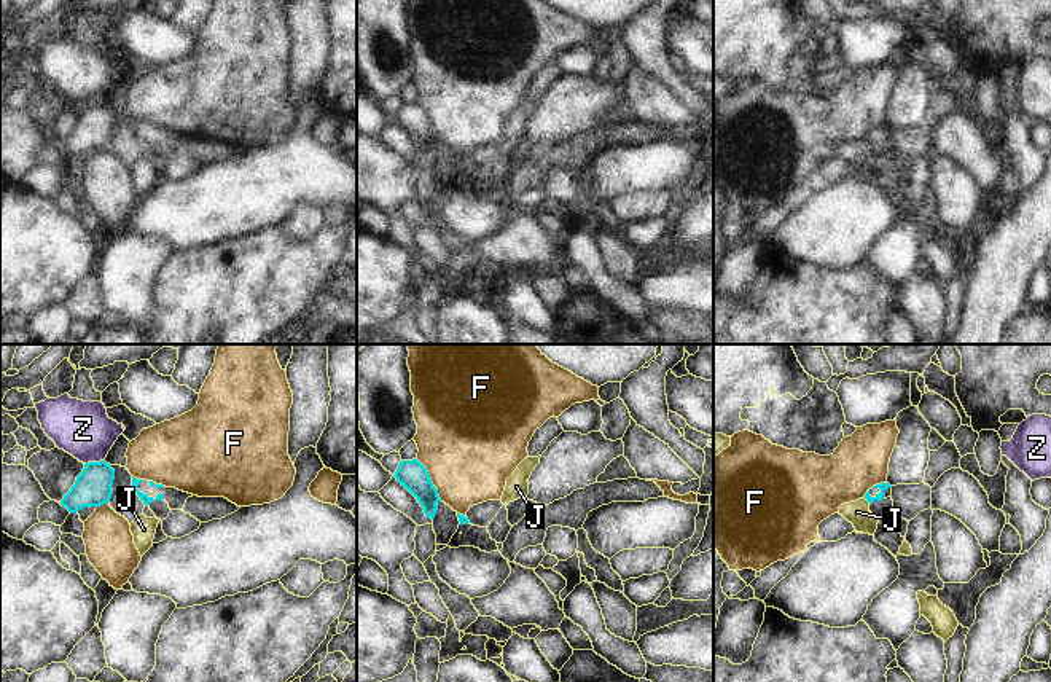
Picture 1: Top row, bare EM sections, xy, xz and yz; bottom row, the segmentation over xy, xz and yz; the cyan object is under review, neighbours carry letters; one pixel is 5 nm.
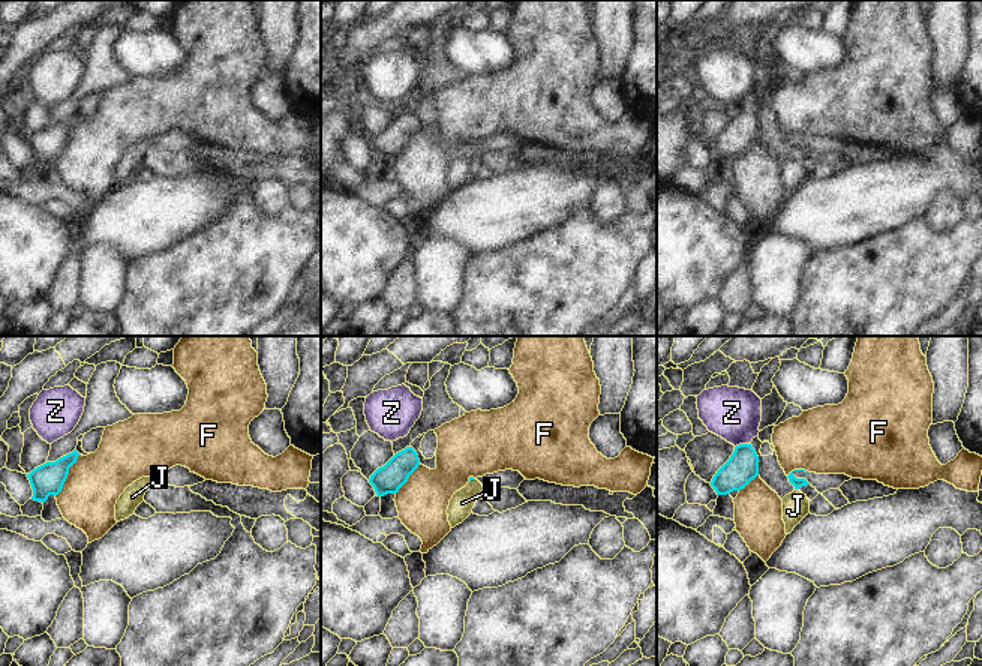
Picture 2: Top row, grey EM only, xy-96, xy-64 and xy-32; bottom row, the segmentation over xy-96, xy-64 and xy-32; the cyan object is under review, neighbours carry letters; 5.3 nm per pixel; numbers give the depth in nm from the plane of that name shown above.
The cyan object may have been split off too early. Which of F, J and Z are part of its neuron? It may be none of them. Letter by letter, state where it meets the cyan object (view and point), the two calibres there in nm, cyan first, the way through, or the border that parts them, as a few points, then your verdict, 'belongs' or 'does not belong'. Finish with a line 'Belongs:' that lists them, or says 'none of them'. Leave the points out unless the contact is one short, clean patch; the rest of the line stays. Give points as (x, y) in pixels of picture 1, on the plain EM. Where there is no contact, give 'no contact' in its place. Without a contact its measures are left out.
F: contact xz (430, 123); calibres 150 and 480 nm; does not belong
J: contact yz (867, 142); calibres 50 and 120 nm; border yz (863, 141), (870, 145); does not belong
Z: contact xy (94, 105); calibres 190 and 280 nm; border xy (104, 102), (85, 107); does not belong
Belongs: none of them

